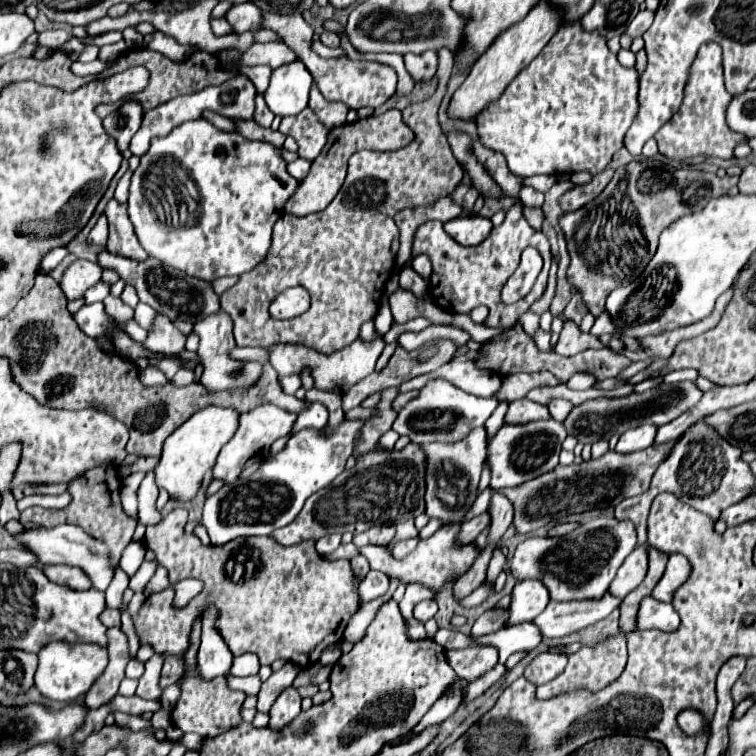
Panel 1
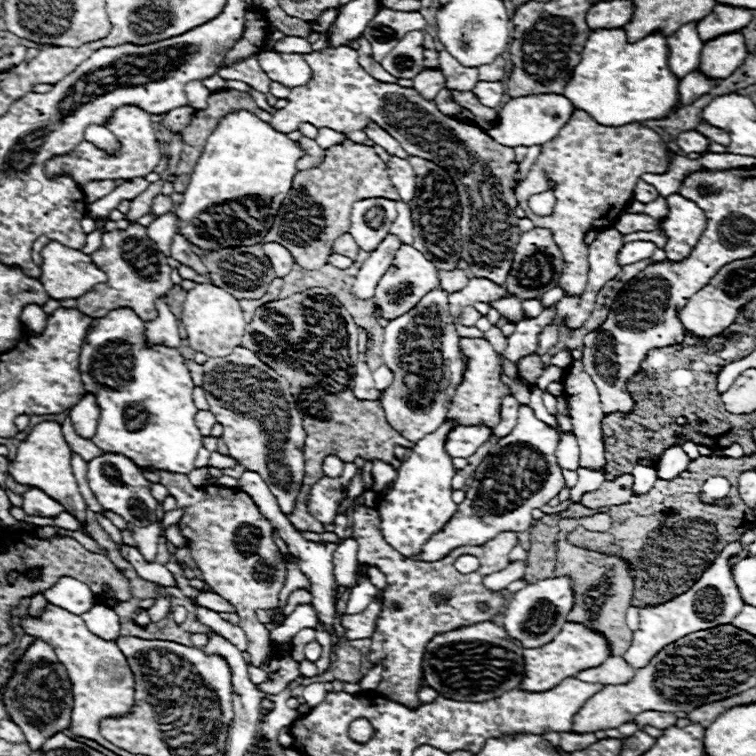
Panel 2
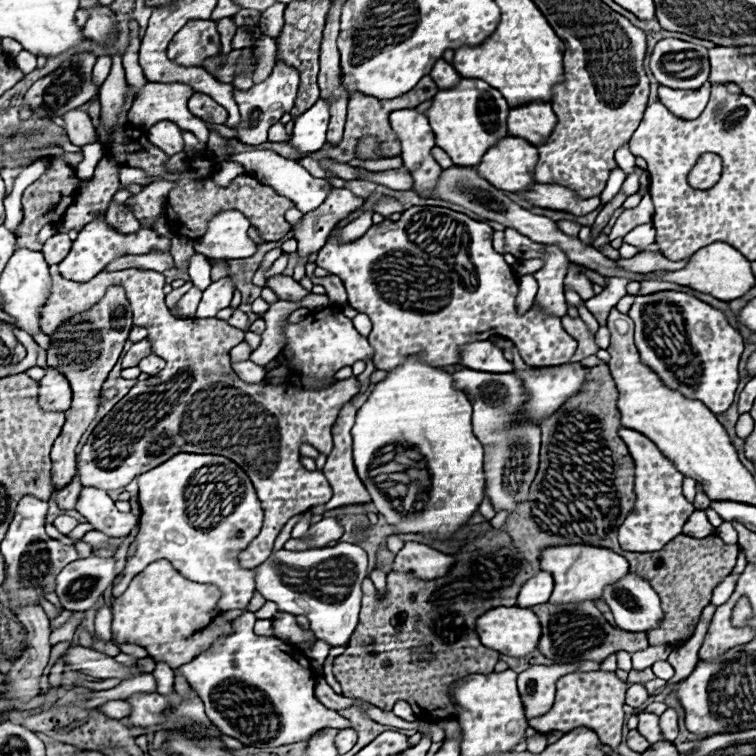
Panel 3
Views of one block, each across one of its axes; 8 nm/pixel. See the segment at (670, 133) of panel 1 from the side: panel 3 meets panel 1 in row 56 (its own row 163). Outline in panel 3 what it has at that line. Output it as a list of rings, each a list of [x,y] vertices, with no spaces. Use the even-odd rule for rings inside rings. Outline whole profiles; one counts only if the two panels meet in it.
[[[706,152],[698,158],[694,168],[690,170],[688,184],[698,190],[708,190],[710,186],[714,186],[718,182],[720,172],[722,172],[722,160],[716,154]]]

